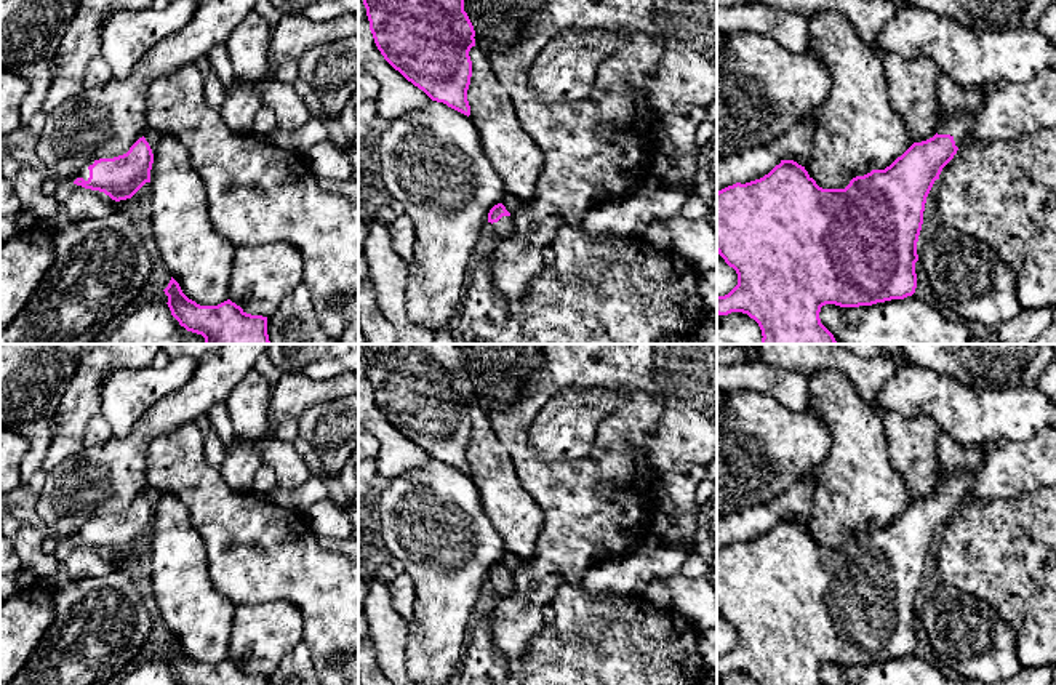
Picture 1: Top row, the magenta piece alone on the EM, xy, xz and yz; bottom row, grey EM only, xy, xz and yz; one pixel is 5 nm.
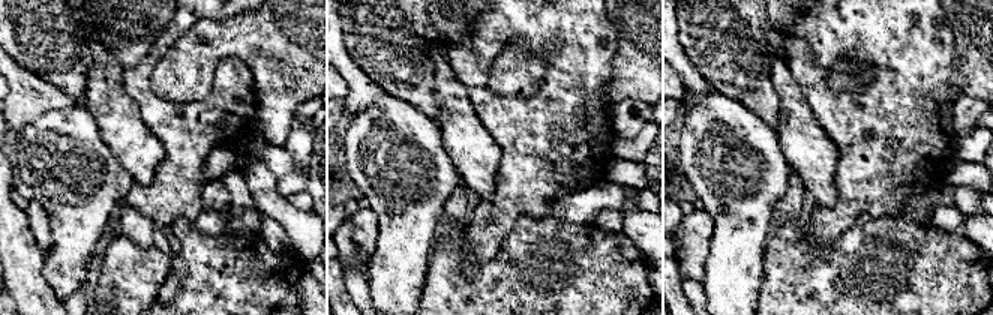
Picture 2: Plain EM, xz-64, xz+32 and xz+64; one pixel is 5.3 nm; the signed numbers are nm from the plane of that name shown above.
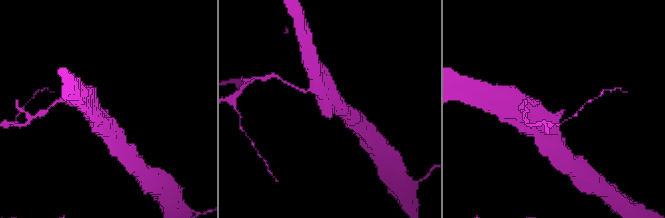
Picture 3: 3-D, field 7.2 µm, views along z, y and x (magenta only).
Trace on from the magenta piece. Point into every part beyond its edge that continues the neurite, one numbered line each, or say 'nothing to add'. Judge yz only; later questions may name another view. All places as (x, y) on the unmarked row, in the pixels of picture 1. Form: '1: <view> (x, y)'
1: yz (960, 484)

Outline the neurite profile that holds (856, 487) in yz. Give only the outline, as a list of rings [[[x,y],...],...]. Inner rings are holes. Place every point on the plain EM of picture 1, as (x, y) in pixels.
[[[837,371],[808,375],[808,411],[816,413],[832,434],[827,458],[800,480],[814,480],[813,512],[805,528],[822,547],[845,547],[856,535],[885,528],[914,501],[904,477],[891,466],[883,429],[883,415],[869,405]]]

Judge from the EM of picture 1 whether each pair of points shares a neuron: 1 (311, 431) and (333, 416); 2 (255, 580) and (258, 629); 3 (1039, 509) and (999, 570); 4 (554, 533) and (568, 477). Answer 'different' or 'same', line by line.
1: same
2: different
3: same
4: same

